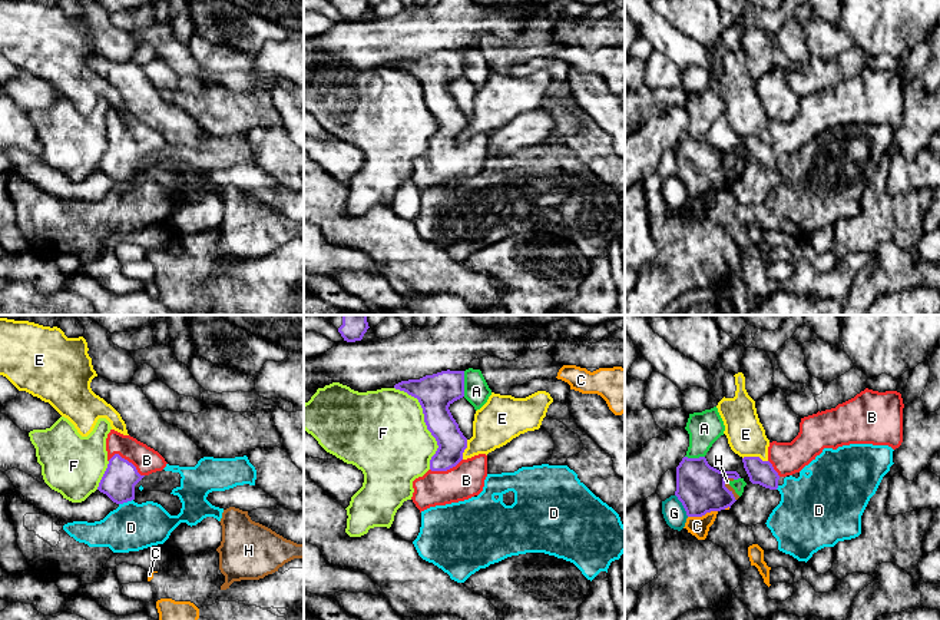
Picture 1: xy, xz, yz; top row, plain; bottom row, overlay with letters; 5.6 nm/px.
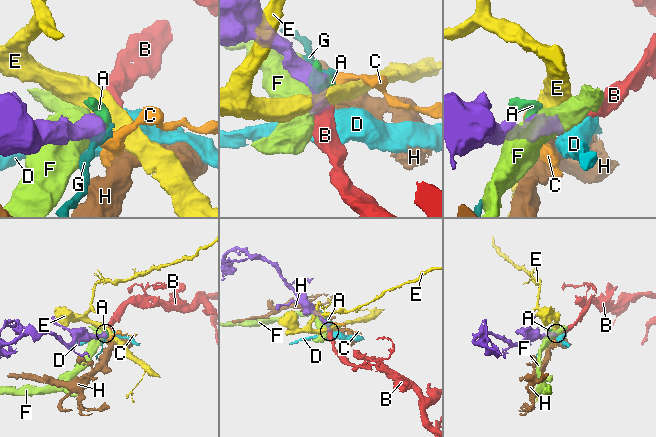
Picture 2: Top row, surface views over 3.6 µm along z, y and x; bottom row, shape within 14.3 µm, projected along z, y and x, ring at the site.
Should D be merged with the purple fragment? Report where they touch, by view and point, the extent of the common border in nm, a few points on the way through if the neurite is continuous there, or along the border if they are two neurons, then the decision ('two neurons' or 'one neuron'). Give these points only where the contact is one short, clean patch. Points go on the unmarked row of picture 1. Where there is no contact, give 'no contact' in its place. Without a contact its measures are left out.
contact xy (125, 181); length 90 nm; border xy (132, 178), (119, 183); two neurons

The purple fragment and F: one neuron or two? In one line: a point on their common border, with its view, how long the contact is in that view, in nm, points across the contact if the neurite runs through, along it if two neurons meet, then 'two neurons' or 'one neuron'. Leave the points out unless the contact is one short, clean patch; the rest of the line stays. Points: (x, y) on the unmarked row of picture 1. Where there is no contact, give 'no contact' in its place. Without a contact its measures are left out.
contact xz (424, 100); length 500 nm; two neurons

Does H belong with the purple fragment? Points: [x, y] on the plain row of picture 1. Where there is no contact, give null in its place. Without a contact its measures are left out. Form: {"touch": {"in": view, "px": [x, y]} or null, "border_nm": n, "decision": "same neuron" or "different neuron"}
{"touch": {"in": "yz", "px": [727, 168]}, "border_nm": 140, "decision": "different neuron"}

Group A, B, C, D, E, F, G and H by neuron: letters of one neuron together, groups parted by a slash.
A H / B / C / D / E / F / G

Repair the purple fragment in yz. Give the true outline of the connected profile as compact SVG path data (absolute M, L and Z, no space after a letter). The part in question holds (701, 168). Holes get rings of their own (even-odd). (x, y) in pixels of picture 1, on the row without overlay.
M684 136L676 146L675 175L682 182L688 196L702 196L711 190L731 188L737 180L725 159L741 158L737 150L719 150L711 146L705 136Z

